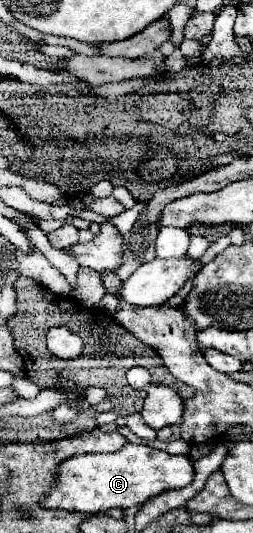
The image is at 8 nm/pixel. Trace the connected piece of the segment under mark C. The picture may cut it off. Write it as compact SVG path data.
M127 443L121 451L115 453L89 453L89 455L77 455L73 459L67 459L59 465L59 479L55 487L41 499L43 507L57 507L57 509L67 509L67 511L83 511L83 513L95 513L95 511L105 511L111 507L137 507L147 503L149 499L173 491L173 489L183 489L193 483L195 469L193 463L187 455L169 455L167 451L159 451L147 445L133 445Z

